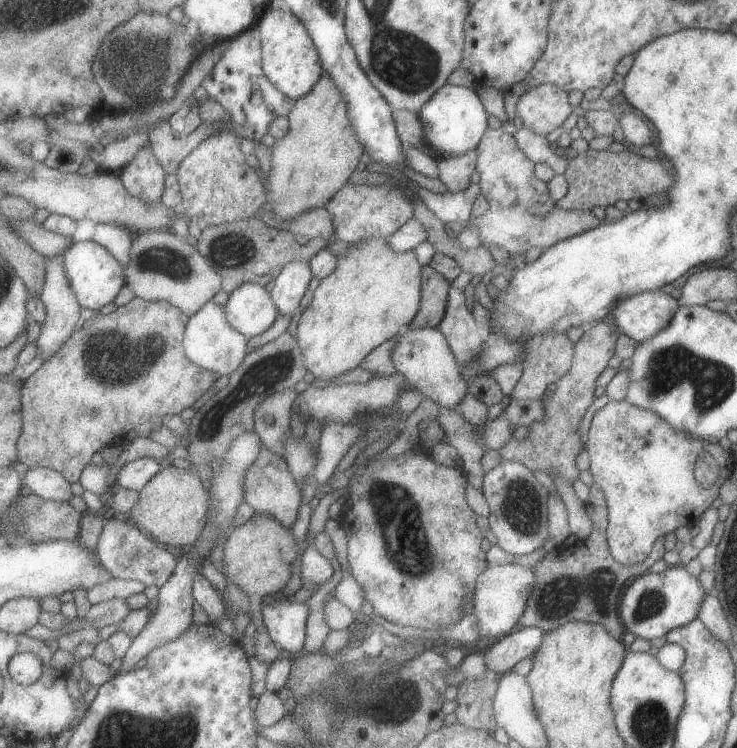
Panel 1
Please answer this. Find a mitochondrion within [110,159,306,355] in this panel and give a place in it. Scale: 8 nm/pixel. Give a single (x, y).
(156, 260)

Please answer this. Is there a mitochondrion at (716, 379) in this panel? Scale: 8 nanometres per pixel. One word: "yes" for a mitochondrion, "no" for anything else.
yes

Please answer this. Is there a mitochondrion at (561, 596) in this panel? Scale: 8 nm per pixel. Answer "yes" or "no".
yes

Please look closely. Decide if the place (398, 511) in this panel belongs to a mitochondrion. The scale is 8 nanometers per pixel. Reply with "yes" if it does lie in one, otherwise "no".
yes

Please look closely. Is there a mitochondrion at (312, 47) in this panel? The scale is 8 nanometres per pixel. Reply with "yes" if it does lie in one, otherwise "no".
no

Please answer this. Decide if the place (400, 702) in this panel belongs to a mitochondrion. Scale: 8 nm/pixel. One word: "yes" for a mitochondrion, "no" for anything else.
yes

